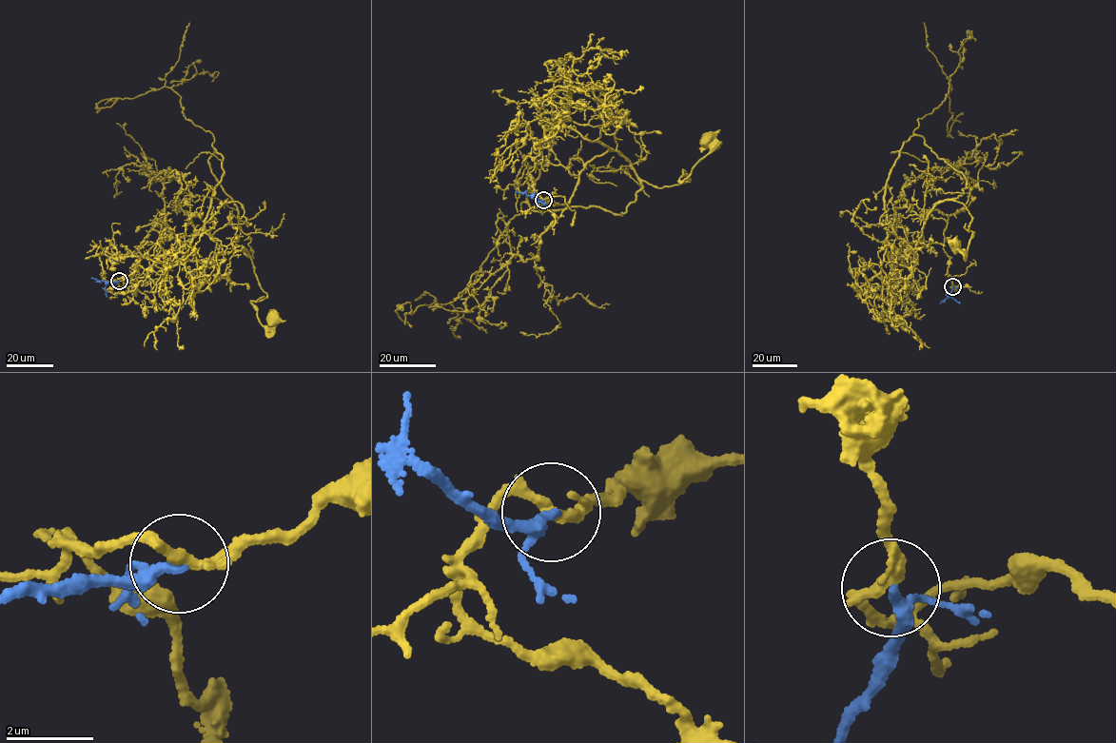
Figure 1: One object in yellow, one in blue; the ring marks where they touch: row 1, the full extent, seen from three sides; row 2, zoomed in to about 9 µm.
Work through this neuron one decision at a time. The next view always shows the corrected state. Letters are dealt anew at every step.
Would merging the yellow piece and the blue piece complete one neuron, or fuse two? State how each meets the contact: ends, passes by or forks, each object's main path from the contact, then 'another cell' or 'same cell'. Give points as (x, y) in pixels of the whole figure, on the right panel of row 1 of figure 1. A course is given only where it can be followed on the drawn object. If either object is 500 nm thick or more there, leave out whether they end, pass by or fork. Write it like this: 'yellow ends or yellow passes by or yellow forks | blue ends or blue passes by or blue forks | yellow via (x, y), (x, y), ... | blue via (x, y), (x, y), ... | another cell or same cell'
yellow passes by | blue passes by | yellow via (952, 286), (947, 216), (930, 209), (923, 218), (951, 199), (972, 217), (972, 233), (968, 250), (953, 245) | blue via (952, 286), (949, 294), (940, 303) | another cell

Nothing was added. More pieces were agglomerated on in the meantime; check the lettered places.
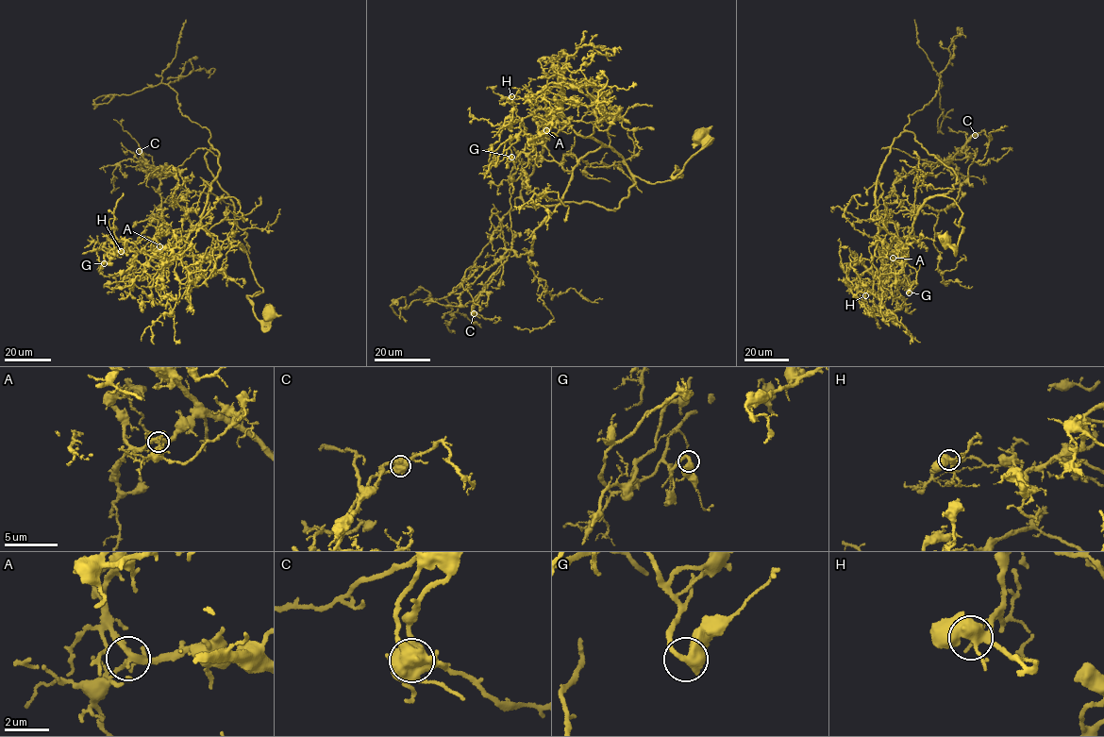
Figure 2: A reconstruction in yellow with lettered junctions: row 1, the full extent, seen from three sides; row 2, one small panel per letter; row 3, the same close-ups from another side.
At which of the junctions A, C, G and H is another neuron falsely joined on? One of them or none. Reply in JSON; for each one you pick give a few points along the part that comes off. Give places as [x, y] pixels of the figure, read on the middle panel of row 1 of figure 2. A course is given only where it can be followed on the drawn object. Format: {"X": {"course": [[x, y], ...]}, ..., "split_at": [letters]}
{"split_at": []}

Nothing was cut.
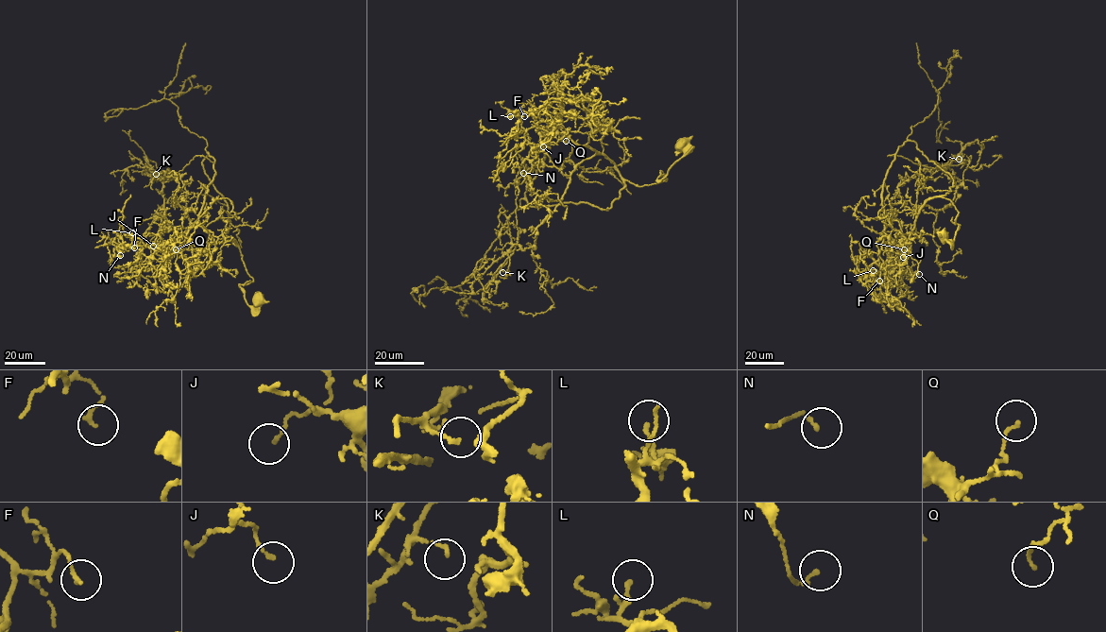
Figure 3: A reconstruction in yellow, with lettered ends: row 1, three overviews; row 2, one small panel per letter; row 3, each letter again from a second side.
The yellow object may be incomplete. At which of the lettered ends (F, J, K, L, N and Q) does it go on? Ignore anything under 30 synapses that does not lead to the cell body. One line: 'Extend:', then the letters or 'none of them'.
Extend: none of them

